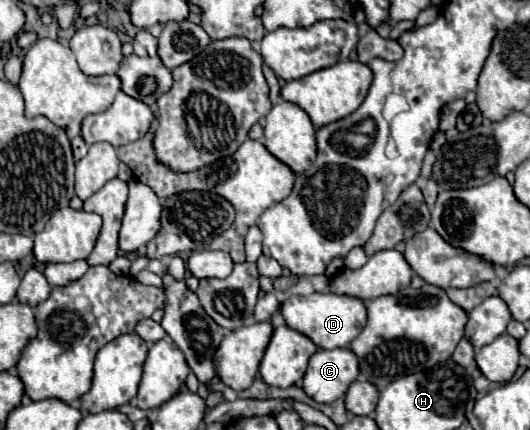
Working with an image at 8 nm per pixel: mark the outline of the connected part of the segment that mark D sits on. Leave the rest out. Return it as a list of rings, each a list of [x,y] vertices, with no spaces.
[[[313,292],[309,296],[293,294],[283,300],[281,314],[289,328],[301,332],[303,336],[309,336],[313,340],[313,344],[317,344],[319,348],[325,348],[325,350],[347,348],[367,324],[365,304],[359,298],[337,296],[331,292]]]

